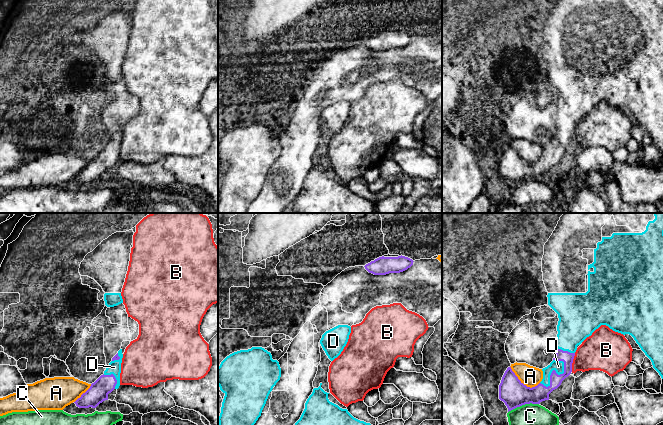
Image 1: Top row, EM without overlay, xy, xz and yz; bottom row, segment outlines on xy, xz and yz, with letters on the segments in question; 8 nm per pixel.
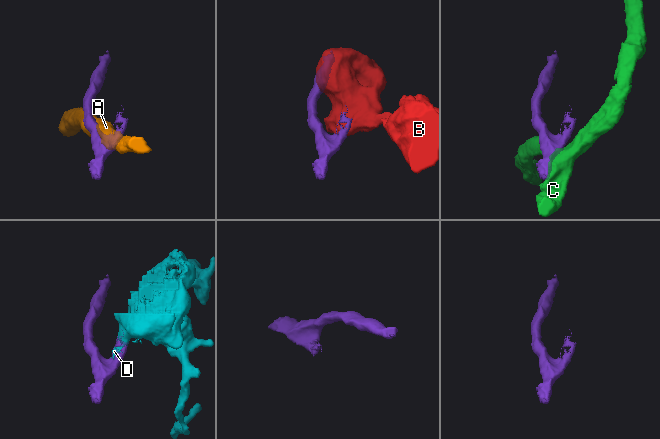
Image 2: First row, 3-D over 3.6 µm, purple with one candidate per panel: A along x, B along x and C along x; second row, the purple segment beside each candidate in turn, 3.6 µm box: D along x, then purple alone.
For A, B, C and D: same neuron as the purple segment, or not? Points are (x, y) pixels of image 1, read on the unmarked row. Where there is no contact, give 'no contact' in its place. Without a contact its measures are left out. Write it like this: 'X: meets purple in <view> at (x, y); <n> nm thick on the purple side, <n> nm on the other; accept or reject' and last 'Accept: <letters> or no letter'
A: meets purple in yz at (522, 159); 220 nm thick on the purple side, 160 nm on the other; reject
B: meets purple in yz at (572, 138); 100 nm thick on the purple side, 300 nm on the other; reject
C: meets purple in yz at (523, 180); 220 nm thick on the purple side, 220 nm on the other; reject
D: meets purple in yz at (552, 148); 140 nm thick on the purple side, 90 nm on the other; accept
Accept: D

